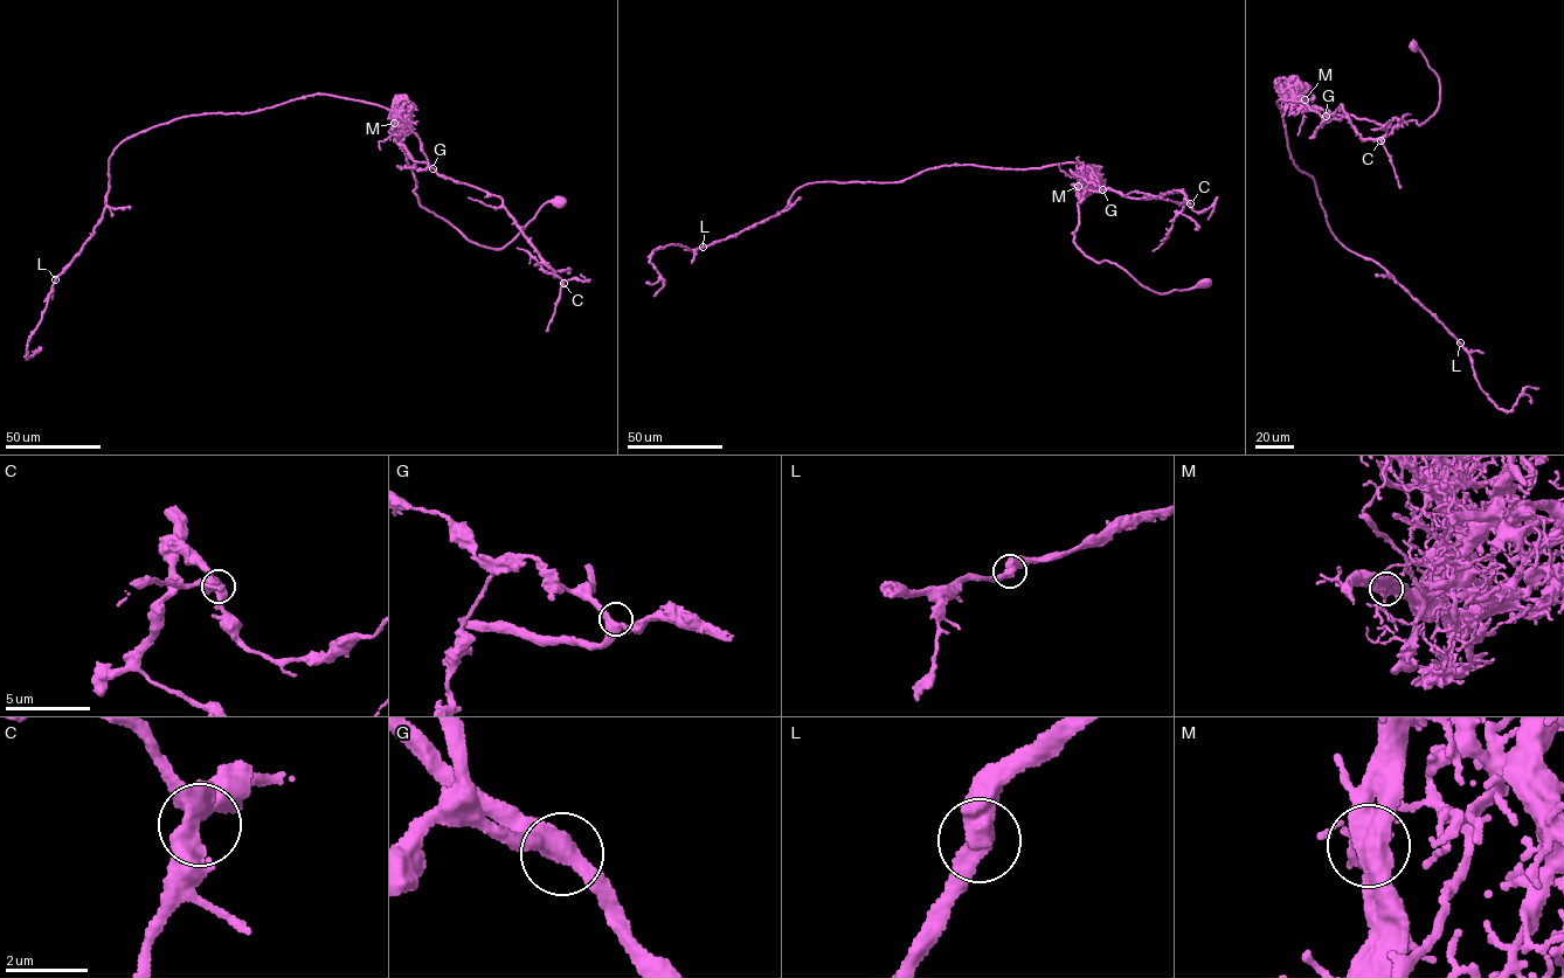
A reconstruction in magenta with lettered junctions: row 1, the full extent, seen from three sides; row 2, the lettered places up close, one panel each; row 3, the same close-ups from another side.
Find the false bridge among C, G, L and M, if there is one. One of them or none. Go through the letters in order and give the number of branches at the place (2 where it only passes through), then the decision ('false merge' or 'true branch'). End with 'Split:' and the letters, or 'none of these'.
C: 3 | true branch
G: 3 | true branch
L: 2 | true branch
M: 3 | true branch
Split: none of these

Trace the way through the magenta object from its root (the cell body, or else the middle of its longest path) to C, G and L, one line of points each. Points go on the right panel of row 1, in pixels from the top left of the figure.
C: (1412, 44), (1440, 92), (1423, 124), (1390, 127), (1317, 108), (1328, 117), (1343, 105), (1361, 138), (1381, 140)
G: (1412, 44), (1439, 84), (1439, 103), (1425, 123), (1412, 120), (1390, 127), (1317, 108), (1320, 116), (1326, 116)
L: (1412, 44), (1440, 92), (1423, 124), (1277, 103), (1331, 233), (1460, 342)

